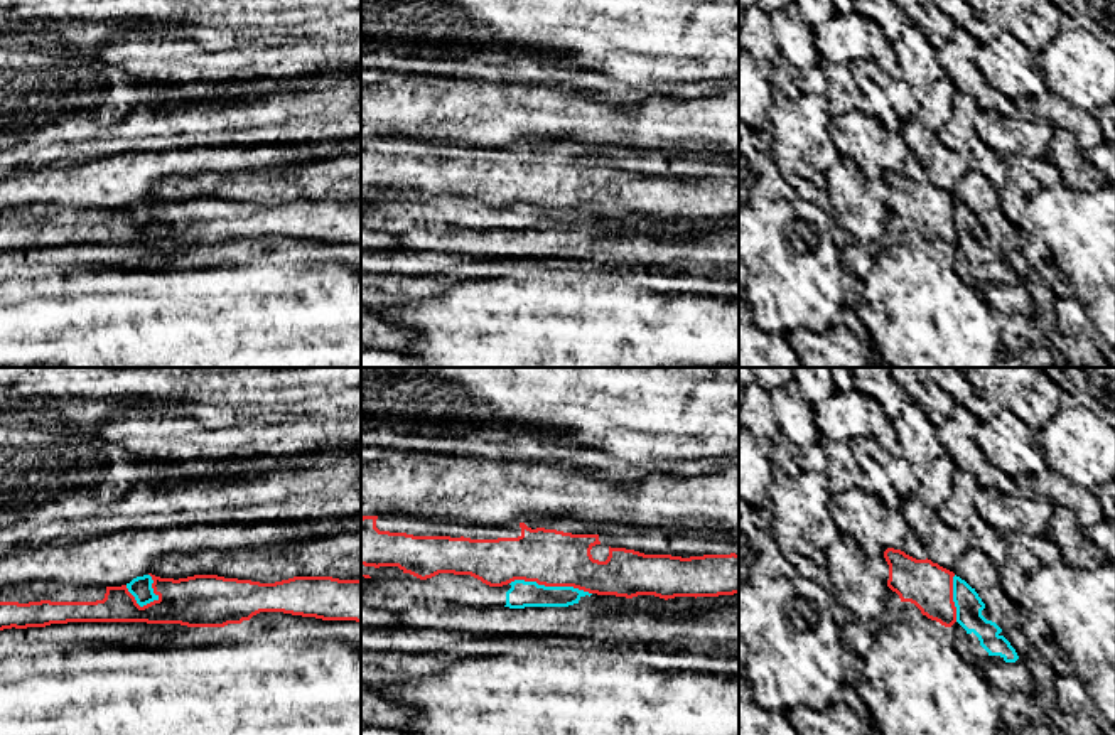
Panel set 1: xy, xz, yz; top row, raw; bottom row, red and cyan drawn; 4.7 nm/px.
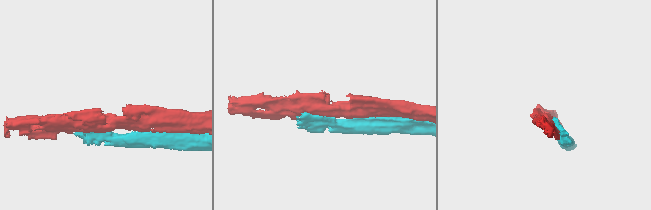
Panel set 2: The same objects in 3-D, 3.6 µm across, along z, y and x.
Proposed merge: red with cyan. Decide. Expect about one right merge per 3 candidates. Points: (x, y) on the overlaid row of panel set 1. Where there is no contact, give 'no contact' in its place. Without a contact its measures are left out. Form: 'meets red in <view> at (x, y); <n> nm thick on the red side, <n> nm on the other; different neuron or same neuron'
meets red in xz at (550, 585); 280 nm thick on the red side, 130 nm on the other; different neuron

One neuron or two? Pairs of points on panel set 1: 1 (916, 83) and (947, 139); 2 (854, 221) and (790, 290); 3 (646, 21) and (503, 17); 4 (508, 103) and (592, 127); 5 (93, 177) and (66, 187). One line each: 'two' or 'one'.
1: two
2: two
3: one
4: one
5: one

